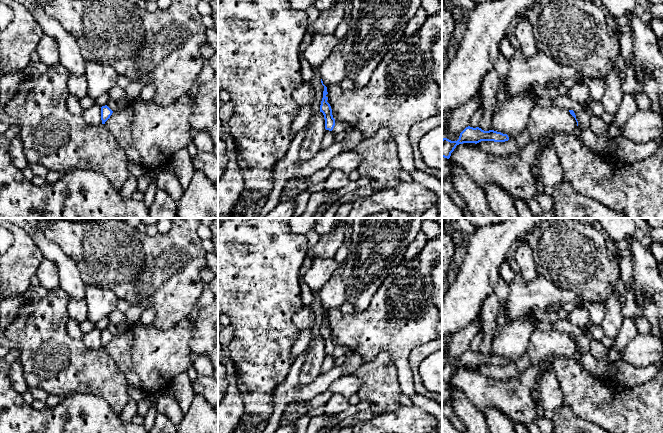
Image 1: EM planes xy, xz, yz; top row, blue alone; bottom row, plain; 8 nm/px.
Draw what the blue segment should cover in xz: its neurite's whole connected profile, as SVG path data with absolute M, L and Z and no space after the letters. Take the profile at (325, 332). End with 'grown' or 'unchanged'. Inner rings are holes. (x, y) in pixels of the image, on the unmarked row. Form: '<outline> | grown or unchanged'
M321 303L321 307L324 310L324 315L323 315L323 322L320 329L320 336L322 336L324 339L325 353L332 355L335 350L335 343L333 342L333 339L332 339L331 330L327 326L328 324L328 321L326 320L328 318L327 311L323 308L322 303Z | unchanged

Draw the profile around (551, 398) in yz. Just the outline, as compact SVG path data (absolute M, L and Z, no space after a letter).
M553 369L547 371L541 378L538 404L545 411L555 411L563 405L560 383Z

